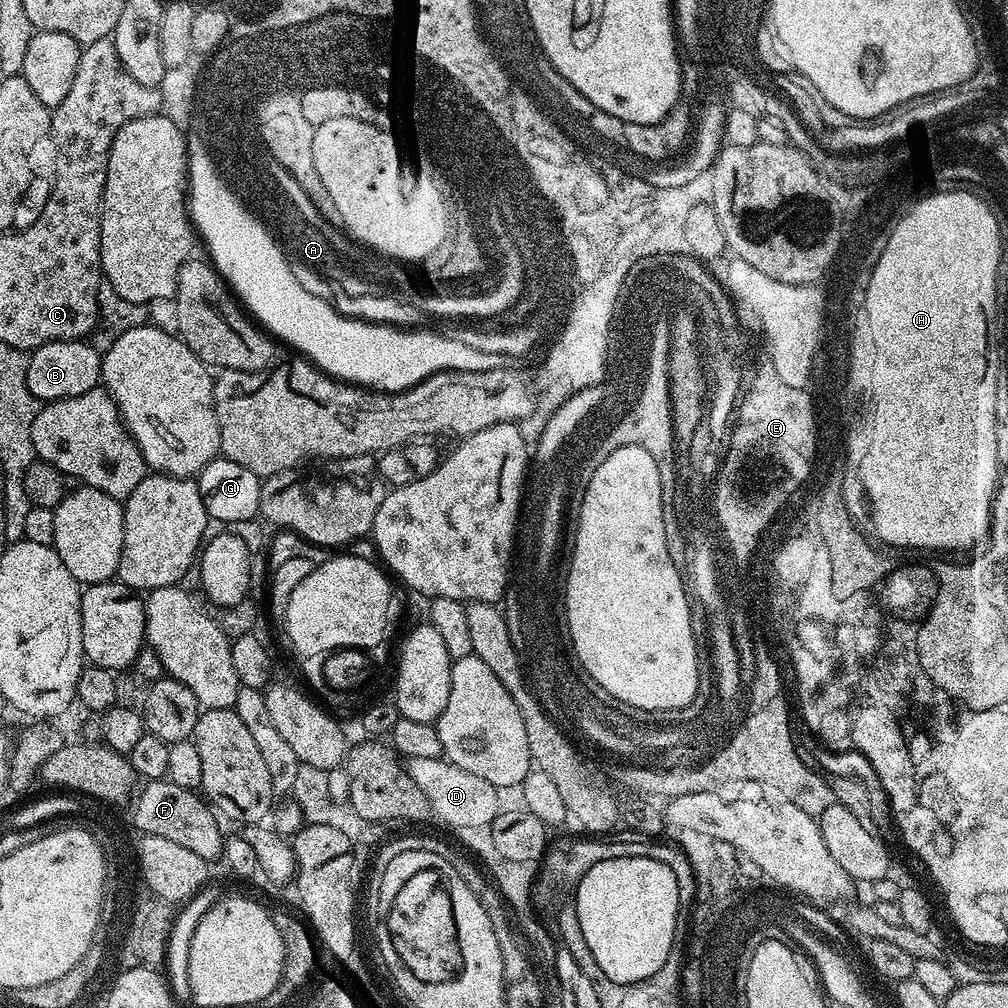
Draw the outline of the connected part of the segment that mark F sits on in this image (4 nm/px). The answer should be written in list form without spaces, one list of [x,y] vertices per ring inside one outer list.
[[[170,779],[147,781],[134,800],[134,824],[143,835],[167,838],[186,850],[191,850],[205,862],[223,855],[223,835],[219,819],[208,802],[193,789],[178,786]]]

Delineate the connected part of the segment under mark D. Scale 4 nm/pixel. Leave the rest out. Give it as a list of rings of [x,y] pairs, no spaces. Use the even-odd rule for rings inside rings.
[[[416,758],[405,761],[405,768],[414,784],[426,794],[432,804],[433,815],[454,828],[464,830],[489,827],[502,810],[500,792],[475,771],[452,764],[444,758]]]

